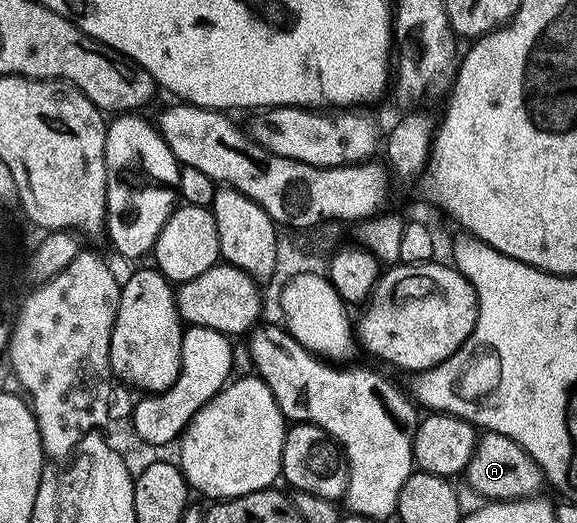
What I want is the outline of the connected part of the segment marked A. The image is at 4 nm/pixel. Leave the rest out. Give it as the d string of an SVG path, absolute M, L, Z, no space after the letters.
M483 431L475 440L473 457L465 472L465 481L481 495L485 501L506 501L508 499L530 499L538 496L545 487L543 470L525 453L517 441L496 431Z

